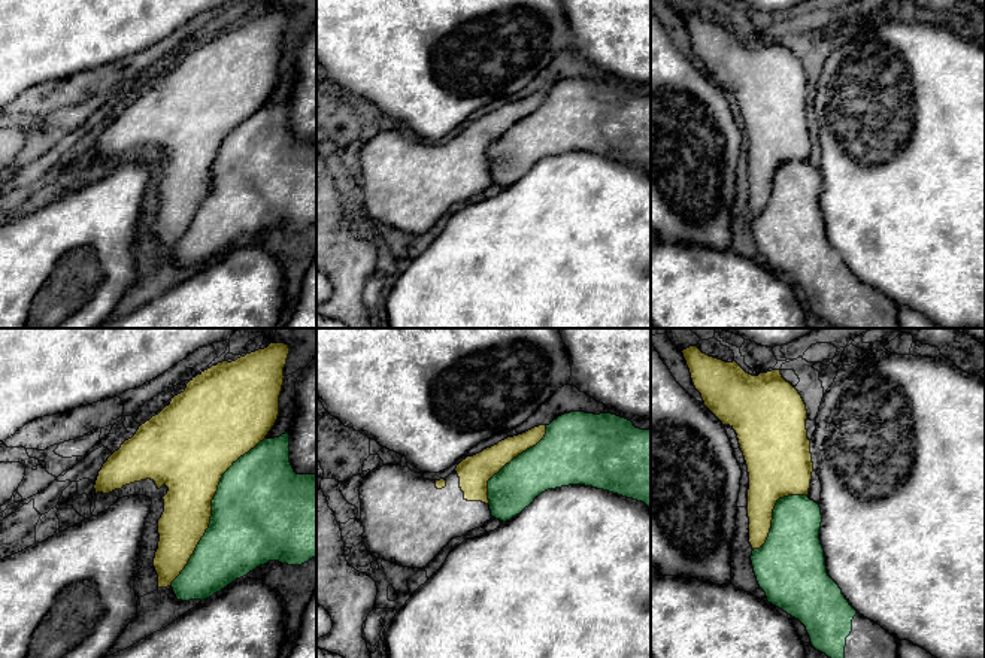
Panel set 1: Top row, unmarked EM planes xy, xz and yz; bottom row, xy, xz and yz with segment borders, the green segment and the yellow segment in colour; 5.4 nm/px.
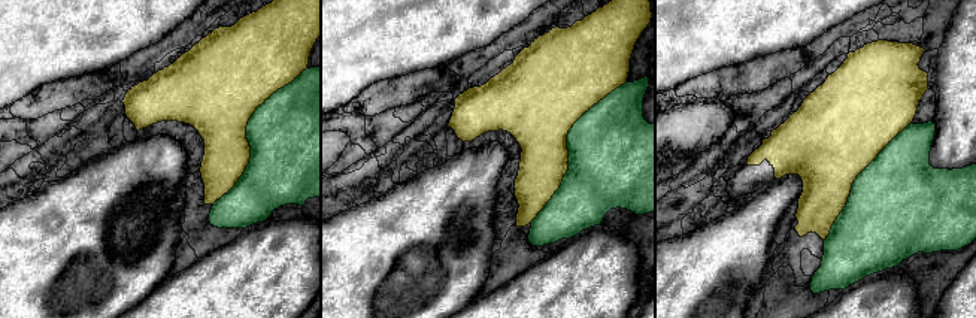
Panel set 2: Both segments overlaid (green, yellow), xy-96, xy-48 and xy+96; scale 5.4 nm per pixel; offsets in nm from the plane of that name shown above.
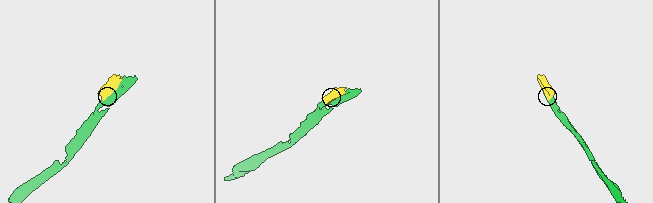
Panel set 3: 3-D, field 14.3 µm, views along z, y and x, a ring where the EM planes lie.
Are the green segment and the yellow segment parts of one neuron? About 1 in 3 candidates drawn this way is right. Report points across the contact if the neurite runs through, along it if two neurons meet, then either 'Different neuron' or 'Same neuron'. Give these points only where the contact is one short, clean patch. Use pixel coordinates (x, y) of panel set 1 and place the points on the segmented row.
Different neuron

